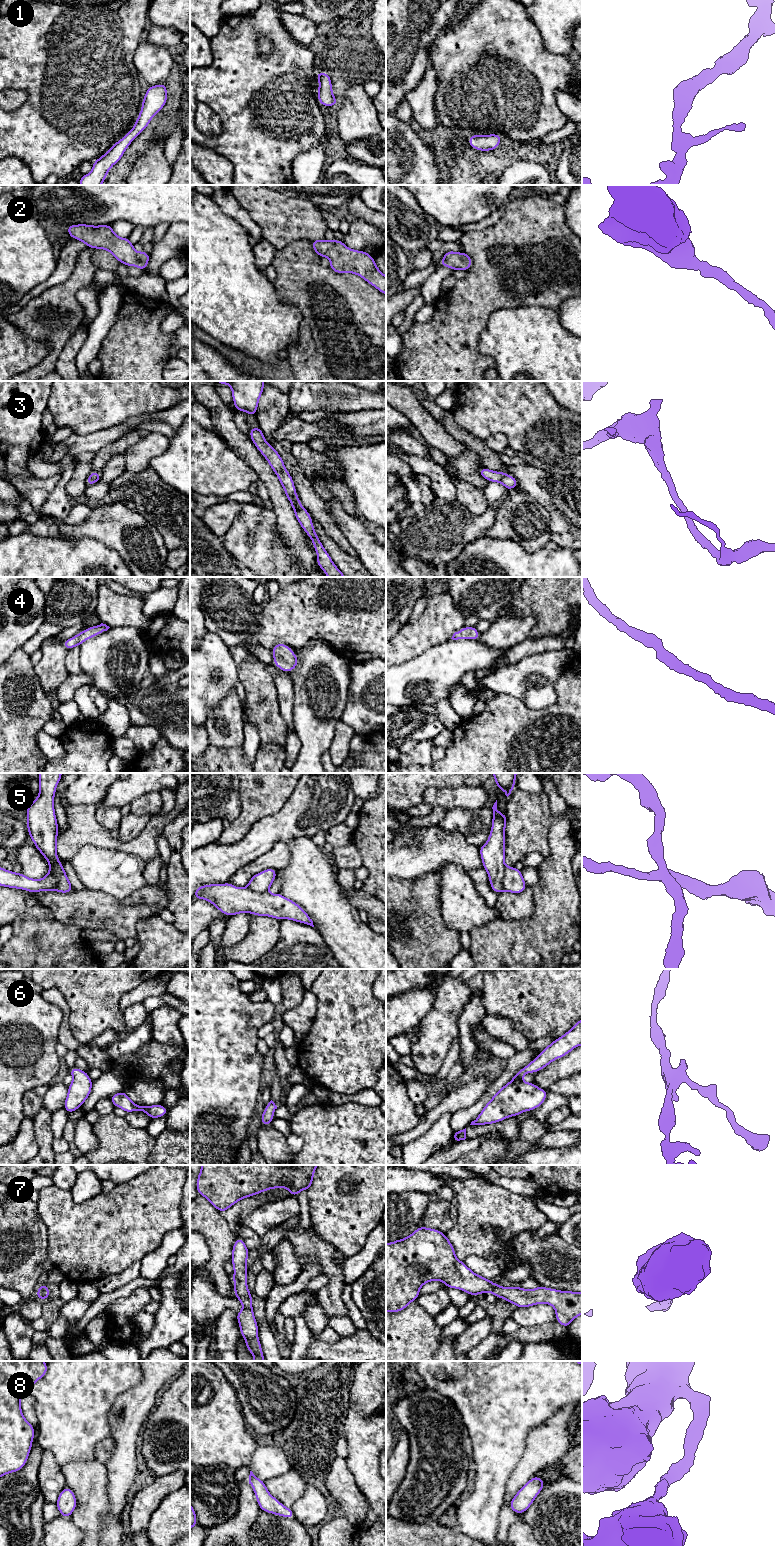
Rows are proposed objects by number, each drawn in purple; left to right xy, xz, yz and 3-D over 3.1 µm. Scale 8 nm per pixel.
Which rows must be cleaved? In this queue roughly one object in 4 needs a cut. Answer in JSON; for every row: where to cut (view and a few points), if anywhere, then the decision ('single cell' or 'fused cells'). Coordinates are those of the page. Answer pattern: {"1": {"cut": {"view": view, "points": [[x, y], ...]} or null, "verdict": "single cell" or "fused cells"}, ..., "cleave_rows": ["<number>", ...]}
{"1": {"cut": null, "verdict": "single cell"}, "2": {"cut": null, "verdict": "single cell"}, "3": {"cut": null, "verdict": "single cell"}, "4": {"cut": null, "verdict": "single cell"}, "5": {"cut": {"view": "yz", "points": [[506, 867], [502, 879], [503, 889]]}, "verdict": "fused cells"}, "6": {"cut": null, "verdict": "single cell"}, "7": {"cut": null, "verdict": "single cell"}, "8": {"cut": null, "verdict": "single cell"}, "cleave_rows": ["5"]}

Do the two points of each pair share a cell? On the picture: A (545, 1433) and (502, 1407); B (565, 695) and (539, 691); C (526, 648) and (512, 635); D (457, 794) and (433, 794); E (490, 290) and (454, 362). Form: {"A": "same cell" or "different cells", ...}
{"A": "different cells", "B": "different cells", "C": "different cells", "D": "same cell", "E": "same cell"}

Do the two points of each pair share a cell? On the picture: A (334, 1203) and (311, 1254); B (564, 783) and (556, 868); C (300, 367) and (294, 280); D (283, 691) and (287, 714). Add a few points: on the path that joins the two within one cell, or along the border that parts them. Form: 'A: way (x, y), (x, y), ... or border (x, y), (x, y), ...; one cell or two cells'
A: border (311, 1223), (314, 1230), (323, 1239), (338, 1249); two cells
B: border (554, 783), (558, 793), (569, 809); two cells
C: way (309, 345), (309, 309), (307, 302); one cell
D: way (285, 697), (286, 708); one cell

